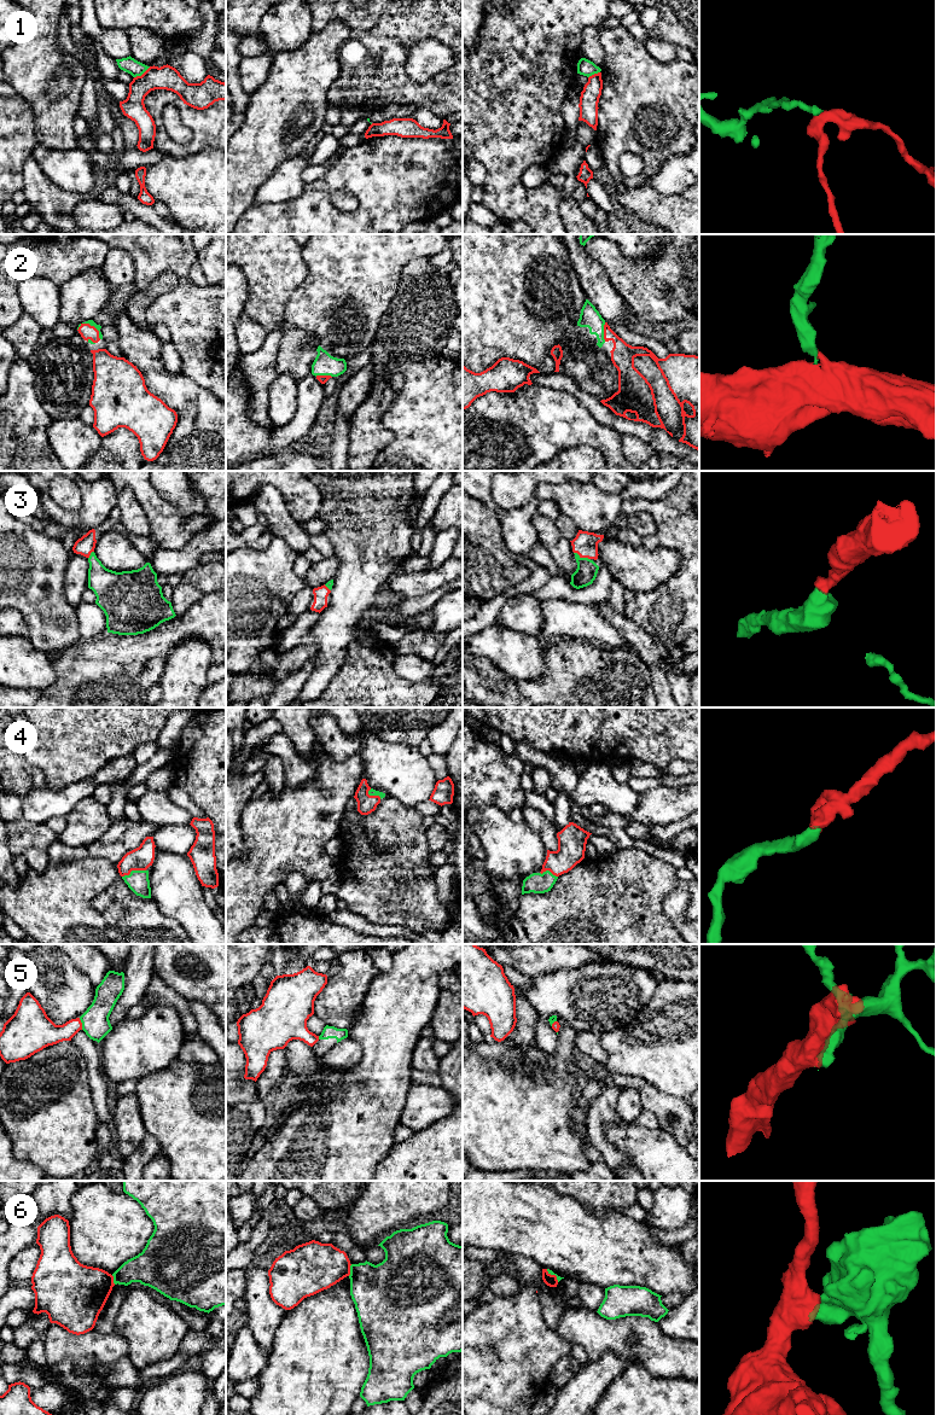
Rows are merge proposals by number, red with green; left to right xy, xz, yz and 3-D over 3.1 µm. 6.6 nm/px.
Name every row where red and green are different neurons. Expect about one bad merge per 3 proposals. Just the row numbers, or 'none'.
1, 5, 6

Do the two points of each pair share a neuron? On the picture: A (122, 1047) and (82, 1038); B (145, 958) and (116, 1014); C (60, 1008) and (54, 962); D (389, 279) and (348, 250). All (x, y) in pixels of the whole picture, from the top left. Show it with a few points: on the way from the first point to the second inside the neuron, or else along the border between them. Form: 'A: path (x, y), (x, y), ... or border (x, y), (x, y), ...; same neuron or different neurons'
A: border (98, 1043), (103, 1071); different neurons
B: path (138, 972), (134, 993), (127, 1000); same neuron
C: path (60, 997), (60, 988), (54, 982), (54, 973); same neuron
D: path (379, 279), (358, 260); same neuron

